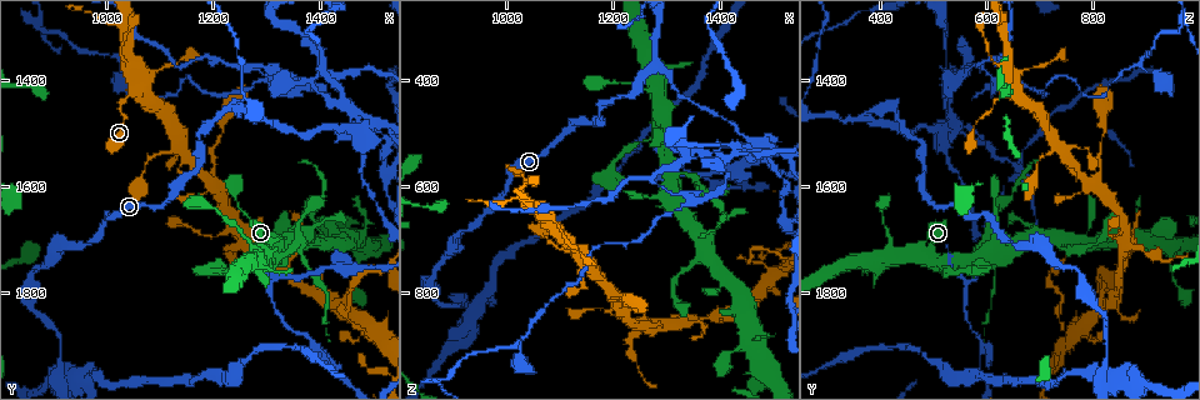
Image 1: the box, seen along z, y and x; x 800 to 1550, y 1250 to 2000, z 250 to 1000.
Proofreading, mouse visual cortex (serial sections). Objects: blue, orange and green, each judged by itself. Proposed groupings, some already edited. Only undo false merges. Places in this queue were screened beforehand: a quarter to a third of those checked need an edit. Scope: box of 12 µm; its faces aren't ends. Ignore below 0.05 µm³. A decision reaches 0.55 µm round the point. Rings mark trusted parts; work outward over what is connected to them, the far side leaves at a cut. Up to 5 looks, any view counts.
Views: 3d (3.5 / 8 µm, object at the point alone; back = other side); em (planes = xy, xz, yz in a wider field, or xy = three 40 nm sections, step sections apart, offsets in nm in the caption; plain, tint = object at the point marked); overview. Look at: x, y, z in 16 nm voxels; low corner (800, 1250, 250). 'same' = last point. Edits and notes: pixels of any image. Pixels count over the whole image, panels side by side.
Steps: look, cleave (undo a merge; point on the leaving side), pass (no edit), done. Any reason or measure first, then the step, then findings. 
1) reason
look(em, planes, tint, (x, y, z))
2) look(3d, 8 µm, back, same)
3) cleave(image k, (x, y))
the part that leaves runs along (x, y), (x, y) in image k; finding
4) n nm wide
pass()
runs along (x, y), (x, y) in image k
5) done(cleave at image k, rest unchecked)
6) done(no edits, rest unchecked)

look(3d, 8 µm, back, (1060, 1415, 645))

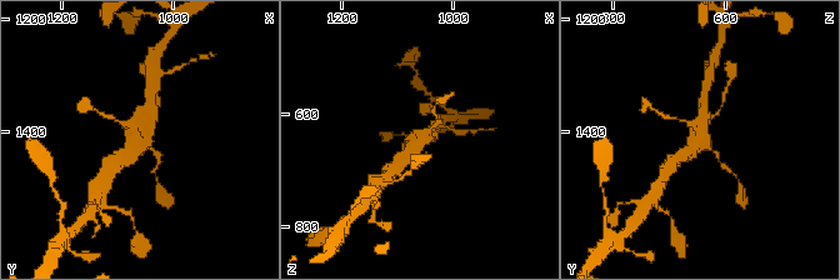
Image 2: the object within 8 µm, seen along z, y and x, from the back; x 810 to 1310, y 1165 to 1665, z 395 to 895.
look(3d, 3.5 µm, (1060, 1420, 645))

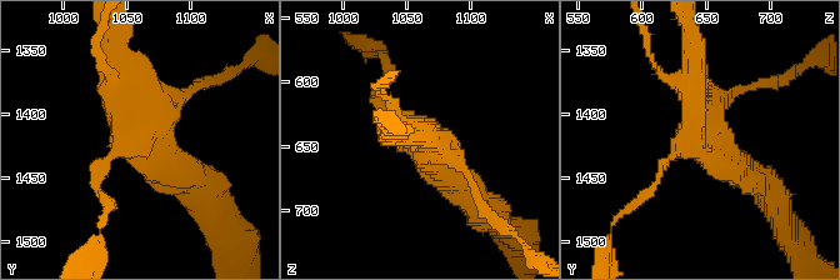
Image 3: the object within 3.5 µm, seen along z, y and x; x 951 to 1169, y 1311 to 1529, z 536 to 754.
4 arms; arms of 150, 250, 300, 400 nm
look(em, xy, step 5, tint, (1060, 1420, 644))

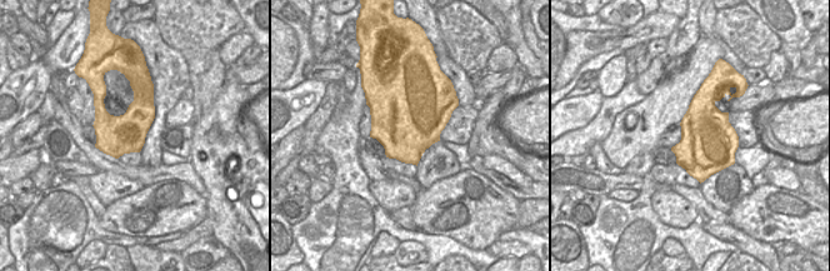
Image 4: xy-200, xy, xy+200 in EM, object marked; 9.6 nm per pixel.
pass()
continuous, no second cell

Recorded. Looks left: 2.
three arms meet
look(3d, 8 µm, (1195, 1585, 800))

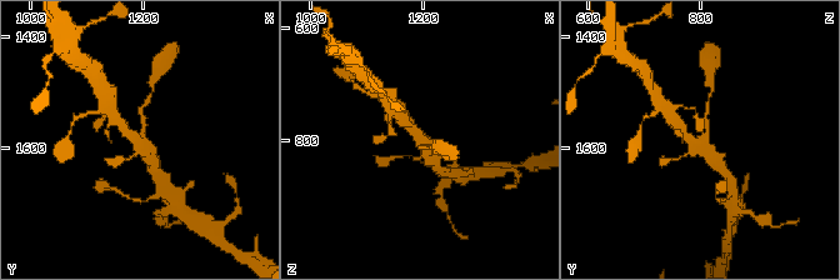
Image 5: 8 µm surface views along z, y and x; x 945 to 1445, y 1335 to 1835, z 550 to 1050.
look(em, xy, step 1, tint, (1195, 1590, 795))

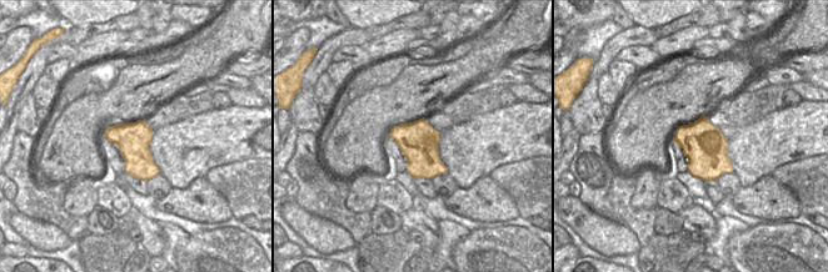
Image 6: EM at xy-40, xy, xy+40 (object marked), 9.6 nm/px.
pass()
runs along (678, 126), (723, 169) in image 5; all the same cell

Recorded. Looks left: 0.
done(no edits, rest unchecked)

